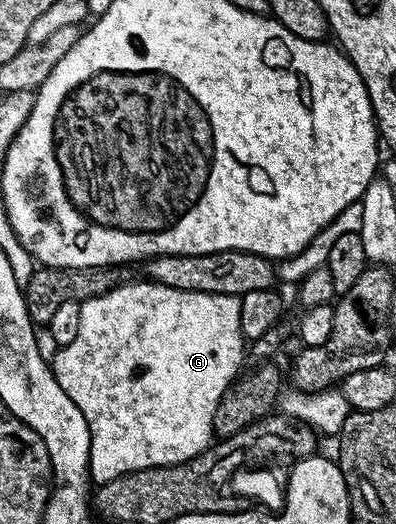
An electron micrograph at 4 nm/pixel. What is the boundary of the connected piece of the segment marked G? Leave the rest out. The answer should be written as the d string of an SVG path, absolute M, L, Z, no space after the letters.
M149 279L141 280L117 285L96 299L81 302L82 318L76 339L61 346L52 357L60 387L68 391L68 399L88 419L90 479L98 485L141 469L179 465L210 448L216 437L216 407L239 376L242 355L244 359L239 298L180 291Z

